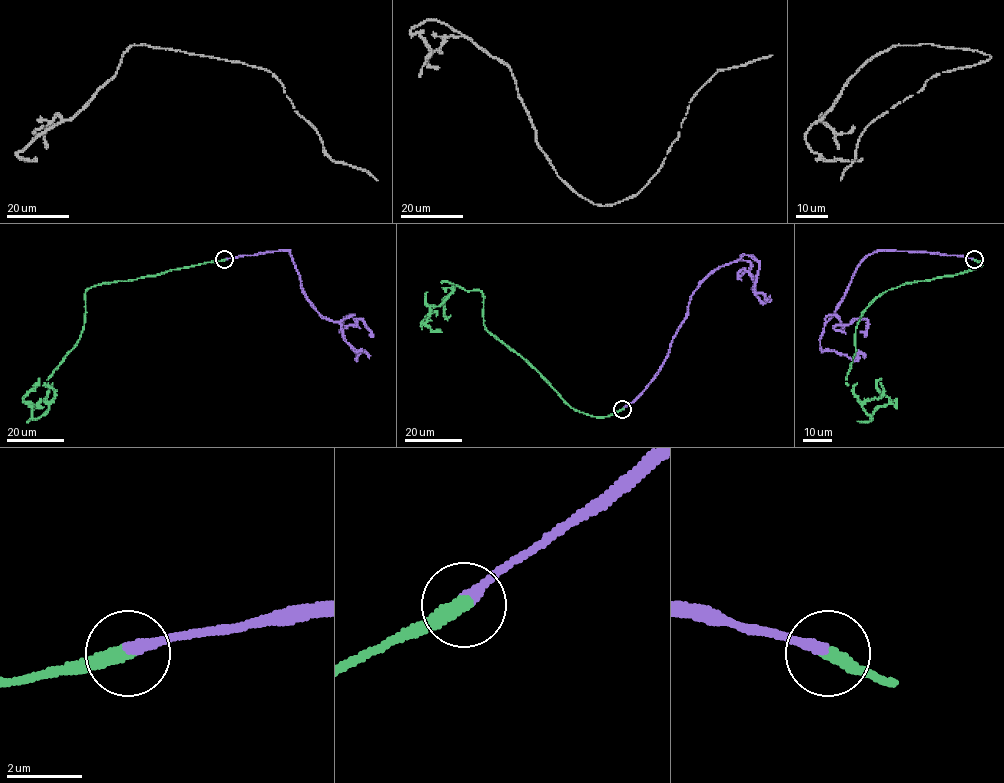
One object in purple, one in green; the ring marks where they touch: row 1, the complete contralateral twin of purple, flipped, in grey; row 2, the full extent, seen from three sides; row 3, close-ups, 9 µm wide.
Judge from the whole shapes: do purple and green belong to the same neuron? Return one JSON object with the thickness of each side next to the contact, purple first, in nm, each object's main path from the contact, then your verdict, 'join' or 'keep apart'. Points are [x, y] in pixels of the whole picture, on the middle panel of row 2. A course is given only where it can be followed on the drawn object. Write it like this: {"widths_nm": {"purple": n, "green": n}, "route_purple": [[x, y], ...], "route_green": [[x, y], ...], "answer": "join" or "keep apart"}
{"widths_nm": {"purple": 320, "green": 400}, "route_purple": [[623, 409], [658, 372], [706, 277], [746, 261], [751, 266], [739, 276], [744, 269], [754, 295], [770, 299]], "route_green": [[623, 409], [600, 417], [574, 410], [484, 326], [479, 290], [444, 281], [452, 291], [421, 324], [436, 317]], "answer": "join"}

